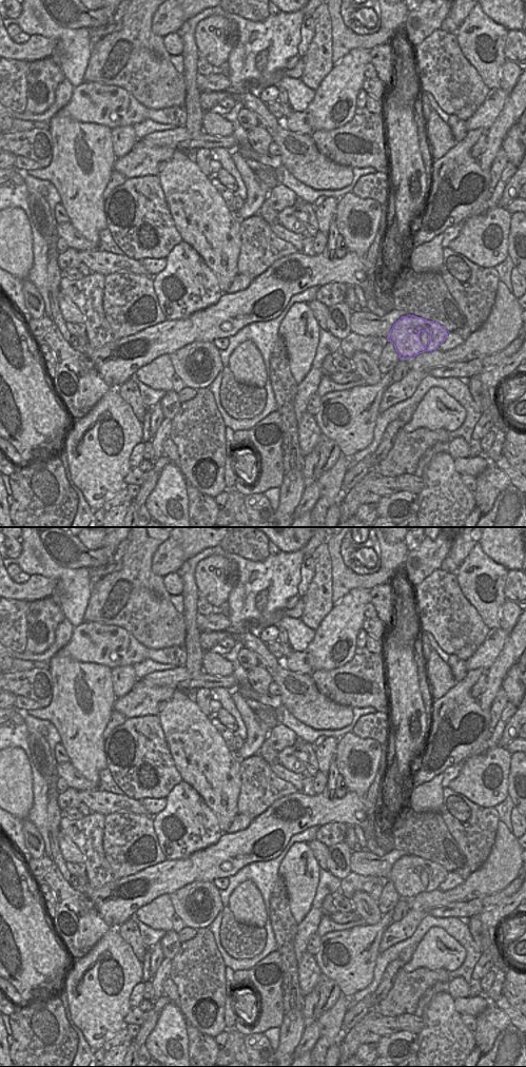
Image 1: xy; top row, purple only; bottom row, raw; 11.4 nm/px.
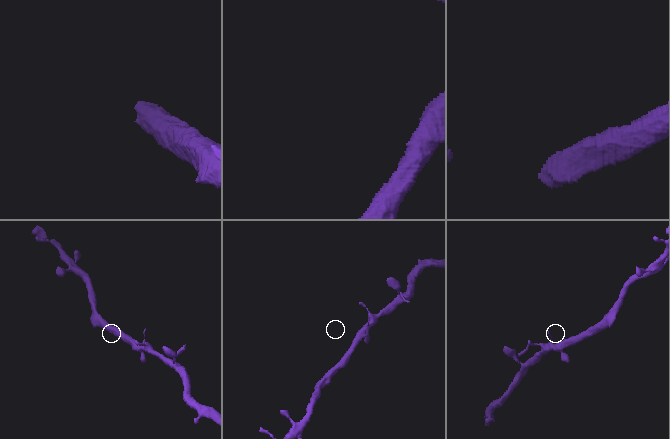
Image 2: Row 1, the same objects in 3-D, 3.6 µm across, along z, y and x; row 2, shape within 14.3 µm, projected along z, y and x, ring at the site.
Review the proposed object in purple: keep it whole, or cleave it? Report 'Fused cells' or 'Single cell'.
Single cell

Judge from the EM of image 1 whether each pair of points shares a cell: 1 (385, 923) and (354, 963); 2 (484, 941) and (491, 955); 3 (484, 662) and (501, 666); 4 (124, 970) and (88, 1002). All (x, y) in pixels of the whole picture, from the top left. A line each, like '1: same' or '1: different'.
1: same
2: different
3: different
4: same

